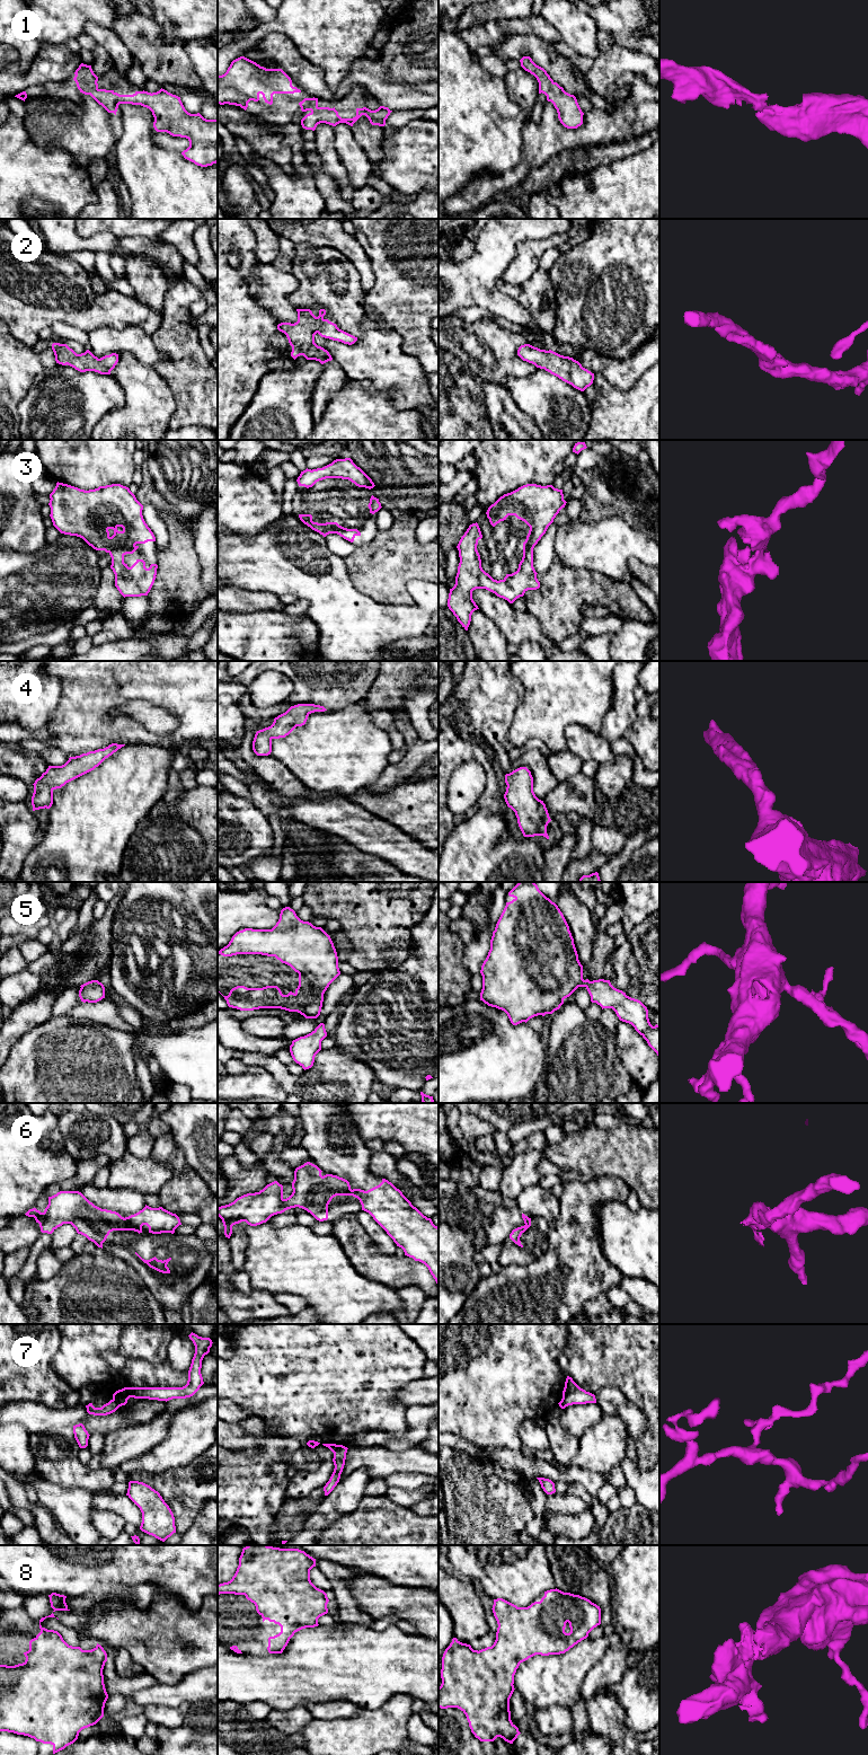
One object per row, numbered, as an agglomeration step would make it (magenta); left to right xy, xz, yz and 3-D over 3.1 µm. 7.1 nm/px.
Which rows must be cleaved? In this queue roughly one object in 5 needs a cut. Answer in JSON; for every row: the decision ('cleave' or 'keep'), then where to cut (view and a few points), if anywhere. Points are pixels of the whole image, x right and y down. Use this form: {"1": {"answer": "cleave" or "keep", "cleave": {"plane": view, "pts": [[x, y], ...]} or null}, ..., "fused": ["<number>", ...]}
{"1": {"answer": "keep", "cleave": null}, "2": {"answer": "keep", "cleave": null}, "3": {"answer": "keep", "cleave": null}, "4": {"answer": "keep", "cleave": null}, "5": {"answer": "keep", "cleave": null}, "6": {"answer": "cleave", "cleave": {"plane": "xy", "pts": [[124, 1218], [136, 1231]]}}, "7": {"answer": "cleave", "cleave": {"plane": "xz", "pts": [[339, 1445], [333, 1452]]}}, "8": {"answer": "keep", "cleave": null}, "fused": ["6", "7"]}

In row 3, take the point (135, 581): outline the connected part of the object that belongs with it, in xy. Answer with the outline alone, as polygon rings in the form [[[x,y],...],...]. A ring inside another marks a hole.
[[[57,482],[50,499],[50,517],[61,533],[80,537],[110,555],[115,587],[124,598],[148,596],[158,565],[147,568],[143,559],[136,559],[129,567],[124,556],[156,537],[143,519],[143,505],[129,487],[112,484],[85,491]]]

